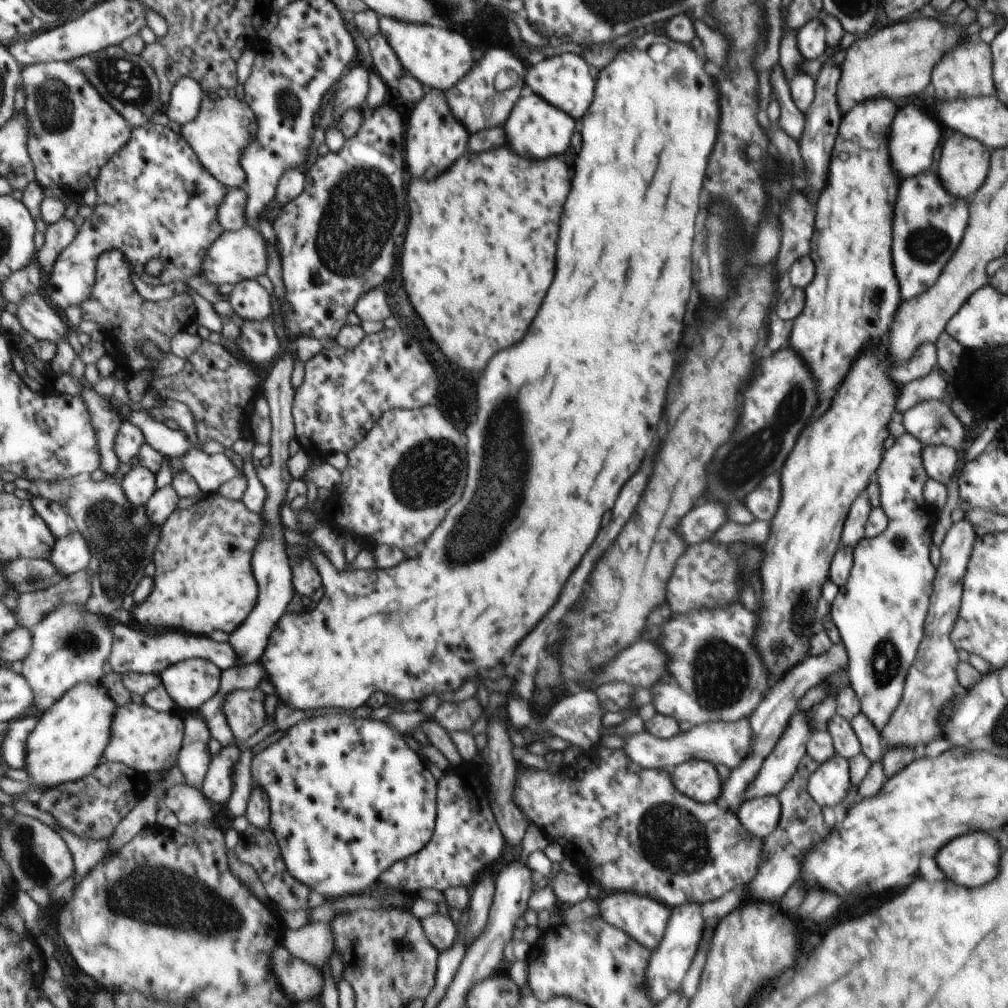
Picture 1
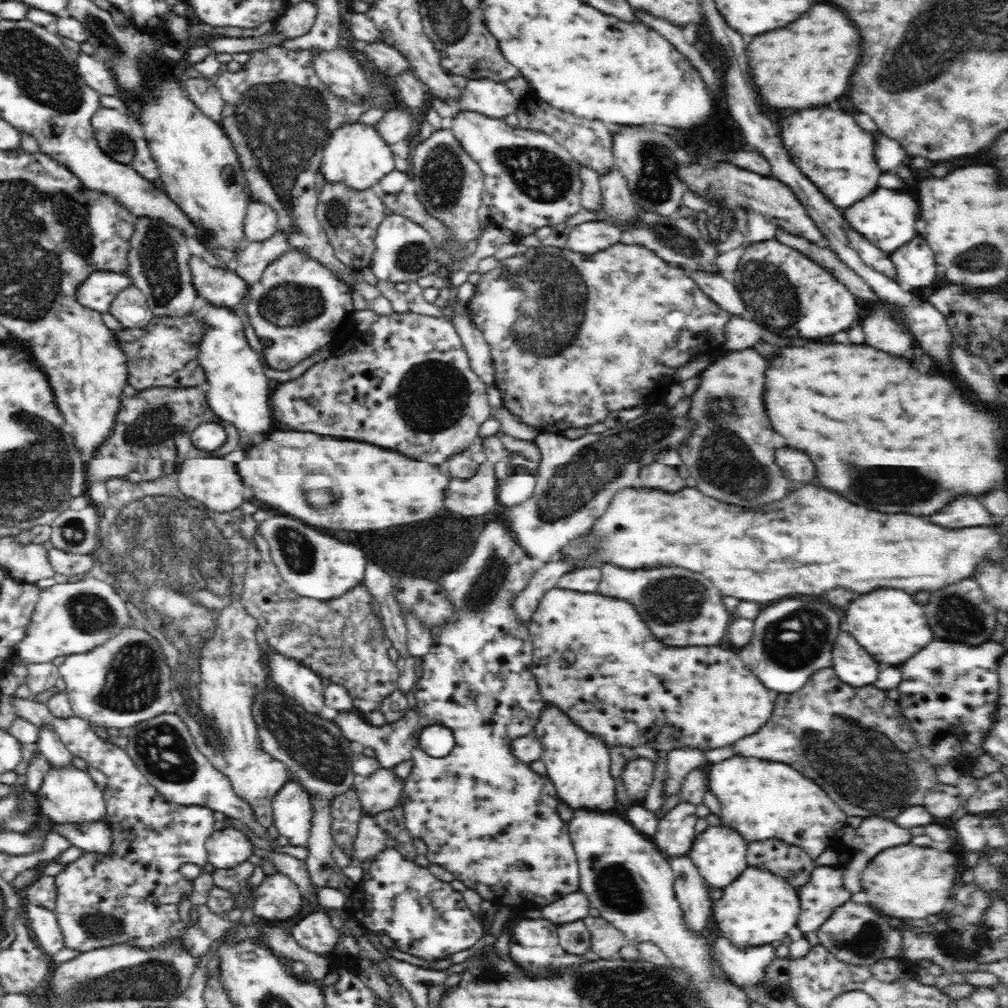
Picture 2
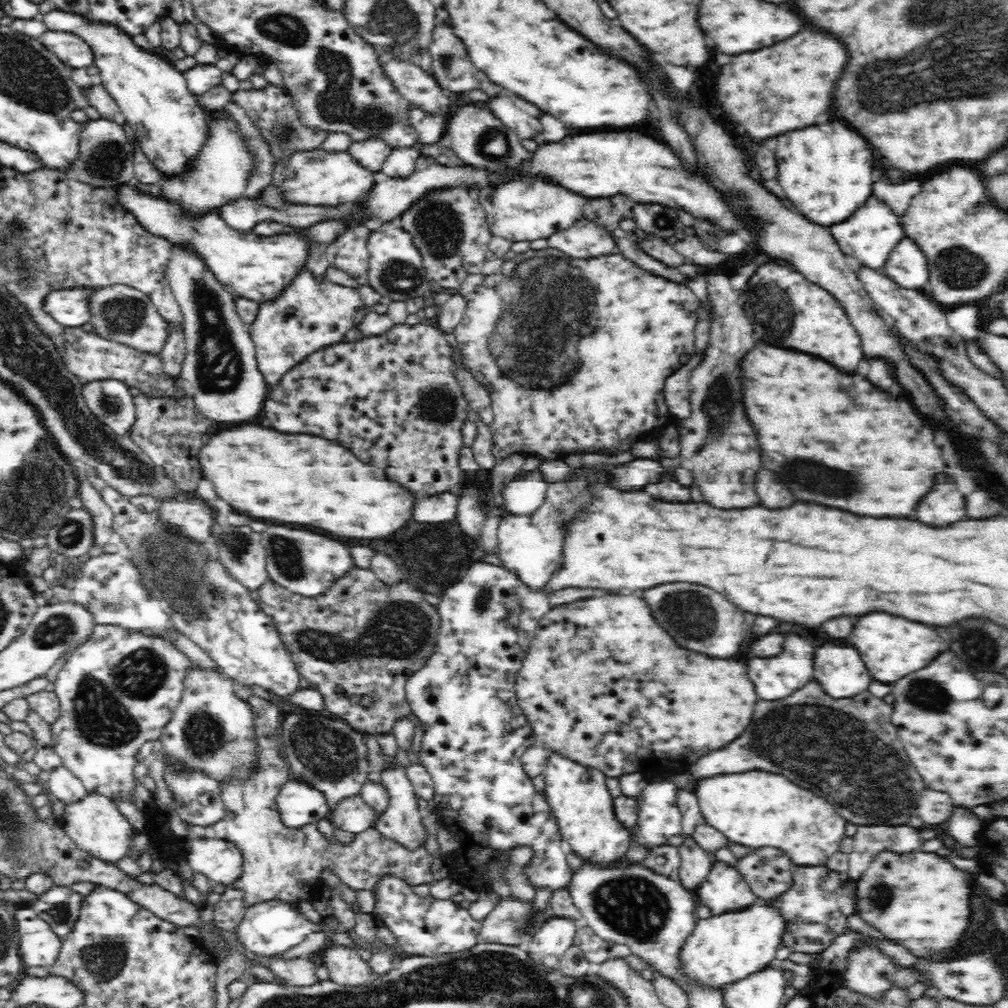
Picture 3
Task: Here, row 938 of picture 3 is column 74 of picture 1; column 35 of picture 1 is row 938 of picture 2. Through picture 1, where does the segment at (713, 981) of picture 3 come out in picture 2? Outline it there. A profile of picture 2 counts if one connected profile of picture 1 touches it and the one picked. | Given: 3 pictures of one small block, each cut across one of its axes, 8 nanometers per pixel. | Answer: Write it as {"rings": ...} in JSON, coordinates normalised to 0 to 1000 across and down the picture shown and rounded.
{"rings":[[[741,858],[736,863],[734,869],[730,871],[723,879],[717,882],[718,888],[714,893],[707,896],[707,911],[713,923],[718,929],[722,930],[730,938],[739,940],[739,938],[754,938],[754,937],[765,937],[769,933],[776,933],[784,929],[784,922],[791,919],[794,909],[794,891],[793,881],[786,881],[784,876],[770,865],[764,865],[761,861],[752,858]]]}

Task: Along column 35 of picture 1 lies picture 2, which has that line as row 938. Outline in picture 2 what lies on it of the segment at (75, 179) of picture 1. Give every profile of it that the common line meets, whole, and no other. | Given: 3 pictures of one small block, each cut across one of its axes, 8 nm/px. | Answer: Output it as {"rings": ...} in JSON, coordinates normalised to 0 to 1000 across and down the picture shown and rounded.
{"rings":[[[17,692],[15,694],[17,710],[21,710],[35,718],[39,723],[42,718],[51,718],[59,728],[60,734],[75,751],[84,754],[89,761],[100,764],[105,772],[105,783],[102,785],[105,816],[111,826],[111,838],[105,848],[95,846],[69,855],[63,863],[54,871],[57,889],[54,905],[60,918],[64,940],[80,945],[89,942],[128,935],[139,939],[155,939],[167,931],[177,931],[185,919],[186,911],[183,902],[187,891],[192,885],[192,875],[187,875],[181,867],[181,857],[190,856],[202,860],[205,856],[203,837],[212,826],[212,805],[202,798],[181,799],[165,794],[154,780],[148,777],[139,766],[131,751],[111,735],[97,732],[93,720],[87,714],[71,709],[67,712],[56,712],[45,698],[38,695]]]}

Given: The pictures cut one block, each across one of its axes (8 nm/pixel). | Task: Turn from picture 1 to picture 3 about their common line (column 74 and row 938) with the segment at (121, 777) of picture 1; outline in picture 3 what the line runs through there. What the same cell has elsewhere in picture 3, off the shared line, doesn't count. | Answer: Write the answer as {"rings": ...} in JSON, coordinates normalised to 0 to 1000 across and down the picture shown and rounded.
{"rings":[[[818,858],[813,859],[792,859],[792,863],[788,865],[788,879],[782,883],[782,885],[778,885],[772,893],[774,893],[774,897],[768,897],[770,900],[774,900],[774,904],[776,904],[776,908],[778,908],[778,912],[780,912],[780,925],[778,925],[778,929],[776,929],[775,937],[782,940],[786,945],[799,945],[799,946],[812,946],[813,947],[817,942],[821,941],[821,938],[826,936],[827,931],[837,927],[838,925],[848,925],[843,919],[841,919],[841,909],[843,907],[850,907],[850,899],[849,899],[849,879],[847,875],[841,875],[840,870],[833,869],[831,865],[822,863]]]}

